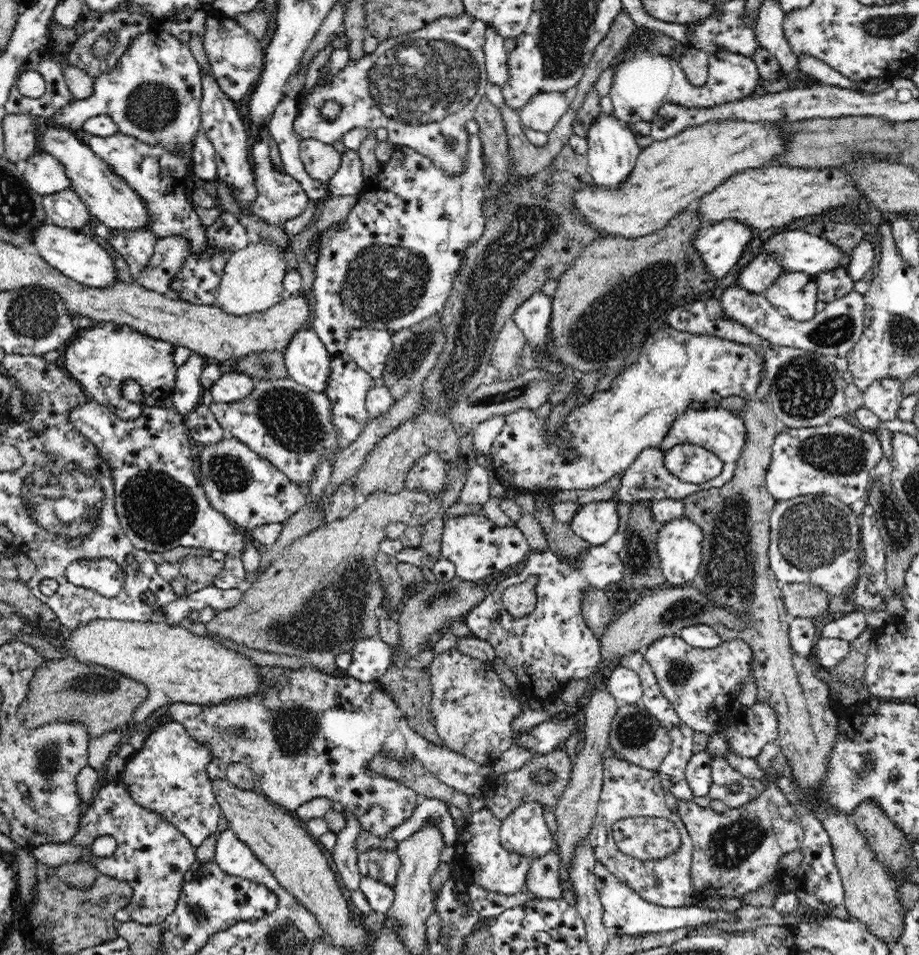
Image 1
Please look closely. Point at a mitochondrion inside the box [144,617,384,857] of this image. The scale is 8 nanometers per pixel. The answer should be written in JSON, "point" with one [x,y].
{"point":[295,727]}

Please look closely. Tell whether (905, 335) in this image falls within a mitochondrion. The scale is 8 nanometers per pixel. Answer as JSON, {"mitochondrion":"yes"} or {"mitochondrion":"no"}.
{"mitochondrion":"yes"}

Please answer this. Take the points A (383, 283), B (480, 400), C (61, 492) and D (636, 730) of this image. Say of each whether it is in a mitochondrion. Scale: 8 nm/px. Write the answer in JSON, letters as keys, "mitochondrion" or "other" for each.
{"A":"mitochondrion","B":"mitochondrion","C":"mitochondrion","D":"mitochondrion"}

